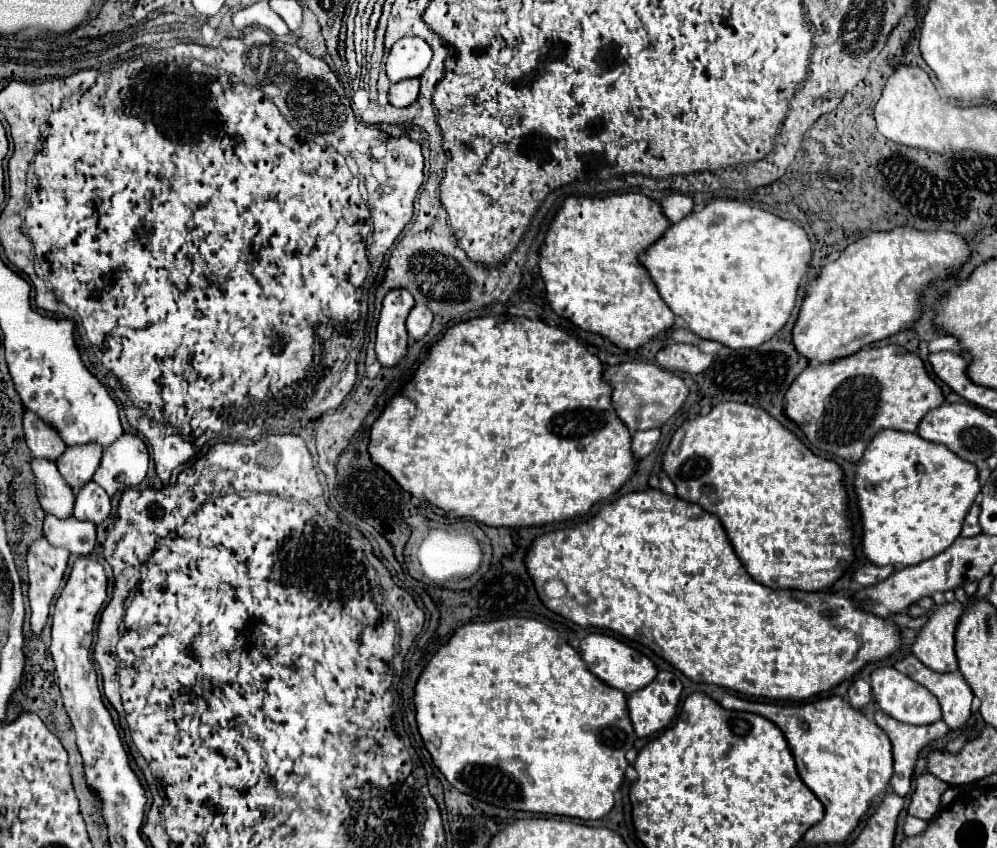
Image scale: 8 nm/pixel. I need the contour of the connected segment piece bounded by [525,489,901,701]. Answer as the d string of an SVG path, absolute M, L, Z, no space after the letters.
M659 489L627 493L627 495L619 497L617 501L601 507L601 511L585 523L579 523L575 527L557 529L557 531L547 533L547 535L539 535L527 553L525 565L527 565L529 575L535 581L535 587L537 587L541 601L551 611L563 615L565 619L569 619L581 627L601 627L601 629L617 631L617 633L621 633L633 641L643 643L649 649L653 649L657 655L661 655L665 661L669 661L681 673L685 673L691 681L715 683L715 685L733 689L733 691L749 698L765 697L774 700L782 699L783 701L807 701L807 699L817 697L825 691L831 691L833 687L837 687L843 681L849 681L865 665L877 663L879 659L883 661L901 649L899 625L895 621L887 621L879 615L873 615L855 597L841 597L841 595L823 593L823 591L821 593L805 593L799 589L775 591L775 589L769 589L769 587L753 581L749 577L749 573L745 571L745 567L741 565L739 557L735 555L735 551L729 543L729 537L727 537L717 515L707 513L705 509L701 509L695 503L687 503L679 497L669 497L667 493L663 493Z

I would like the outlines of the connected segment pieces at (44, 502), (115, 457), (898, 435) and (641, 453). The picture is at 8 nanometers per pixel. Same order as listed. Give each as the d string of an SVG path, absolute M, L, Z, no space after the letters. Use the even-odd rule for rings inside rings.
M31 461L31 469L35 473L37 495L43 511L53 517L69 519L73 515L75 493L63 481L59 469L51 461Z
M125 433L111 449L105 449L93 481L111 497L117 491L137 487L149 469L149 453L143 439Z
M887 429L867 447L863 463L857 467L855 491L863 519L863 551L867 559L875 565L909 567L945 551L961 535L963 521L981 493L981 485L977 467L951 453L945 445L931 443L919 433Z
M647 429L647 431L637 431L633 433L633 449L635 449L635 457L645 457L649 455L655 445L661 439L661 429Z

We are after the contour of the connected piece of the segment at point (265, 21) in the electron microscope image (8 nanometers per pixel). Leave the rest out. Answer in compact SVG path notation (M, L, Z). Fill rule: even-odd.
M259 1L247 9L241 9L233 15L233 27L243 31L247 27L259 27L271 31L273 35L281 37L289 33L287 23L269 7L269 1Z

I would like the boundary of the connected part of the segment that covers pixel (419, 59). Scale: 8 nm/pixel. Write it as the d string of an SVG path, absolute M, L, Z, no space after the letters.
M403 37L389 51L387 77L391 83L421 77L421 73L429 67L429 61L431 61L431 49L423 39Z

